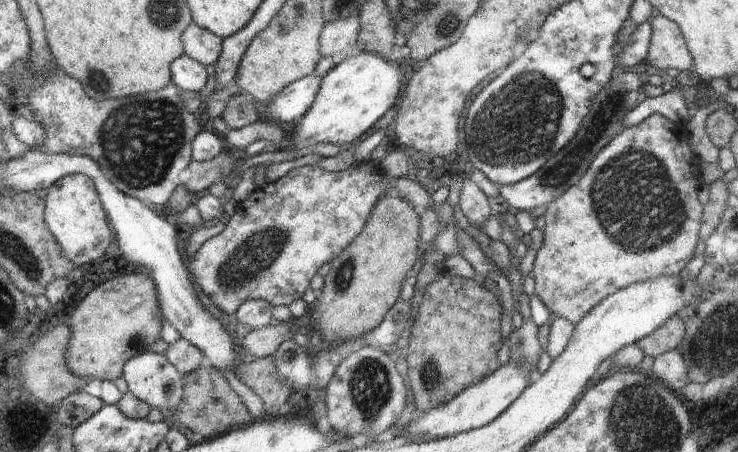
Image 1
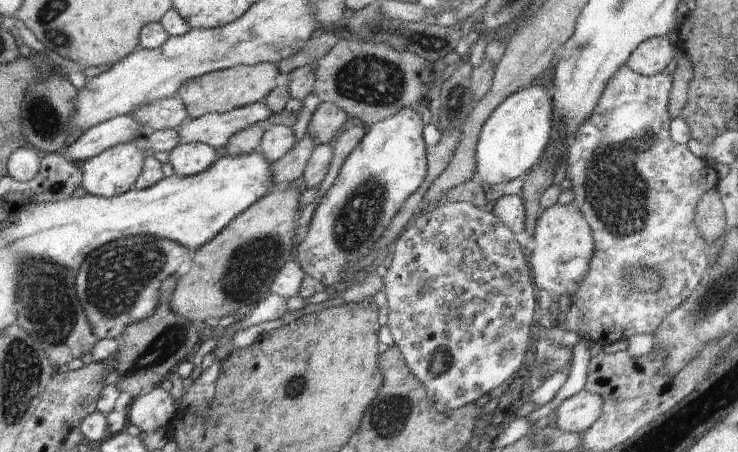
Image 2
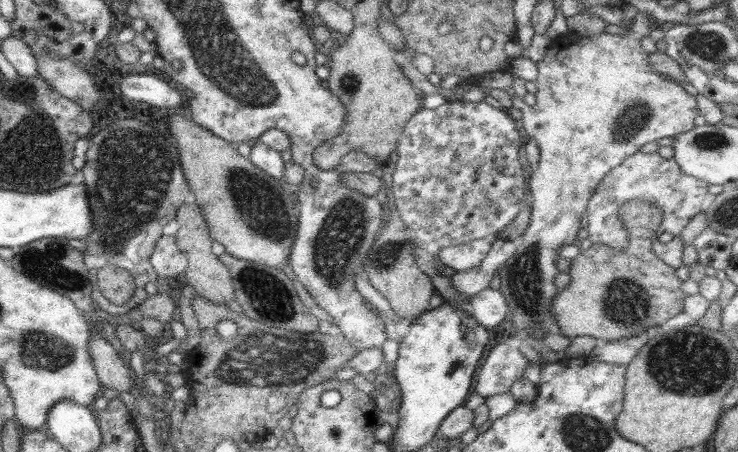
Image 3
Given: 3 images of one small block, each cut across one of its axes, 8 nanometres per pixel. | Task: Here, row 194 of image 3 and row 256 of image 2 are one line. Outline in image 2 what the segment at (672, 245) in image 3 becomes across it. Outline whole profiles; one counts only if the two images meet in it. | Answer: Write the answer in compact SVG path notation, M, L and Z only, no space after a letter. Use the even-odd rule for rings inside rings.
M626 65L622 66L622 68L615 72L615 75L603 90L595 109L583 122L583 125L575 134L575 138L569 146L565 178L572 180L571 188L575 192L575 199L572 204L584 215L585 222L591 228L594 250L590 264L588 265L588 270L578 285L577 291L570 298L570 307L566 310L565 319L562 320L560 313L556 314L554 316L555 320L553 320L553 326L556 325L558 330L572 330L572 332L576 332L581 338L589 340L595 349L606 346L606 344L612 344L617 340L629 340L634 335L652 335L657 330L662 319L671 310L678 308L692 294L692 291L698 286L700 280L702 280L713 255L712 246L699 235L699 230L695 223L695 210L700 197L704 193L707 193L709 189L714 189L717 186L720 175L706 162L706 159L696 157L686 145L676 144L671 139L669 126L672 118L668 112L671 86L671 75L667 75L665 72L651 77L645 77L637 72L630 71ZM630 267L648 267L651 271L656 271L661 276L661 287L652 294L639 295L638 293L634 293L625 276Z

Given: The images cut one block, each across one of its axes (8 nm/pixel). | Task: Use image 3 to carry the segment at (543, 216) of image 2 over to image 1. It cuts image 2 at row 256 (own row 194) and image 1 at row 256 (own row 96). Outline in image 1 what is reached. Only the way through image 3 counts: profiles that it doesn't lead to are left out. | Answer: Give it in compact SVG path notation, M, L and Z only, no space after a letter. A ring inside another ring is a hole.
M653 113L638 125L625 128L620 131L594 158L584 176L573 184L566 192L553 200L543 214L546 220L543 236L544 240L540 250L535 256L533 264L533 277L535 282L535 294L540 302L548 308L552 314L569 320L577 325L583 317L594 307L598 306L607 296L613 295L626 287L641 283L661 276L680 275L684 266L691 258L696 256L696 245L700 241L703 207L698 201L700 187L700 163L702 162L690 149L689 131L686 126L670 121L660 113Z

